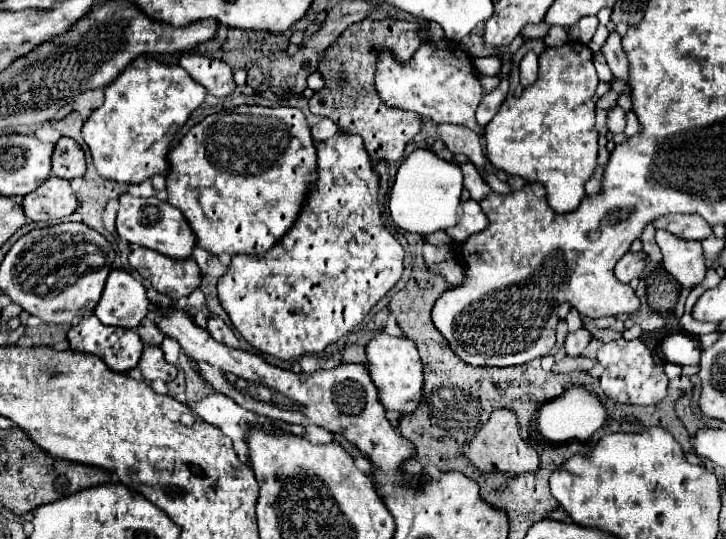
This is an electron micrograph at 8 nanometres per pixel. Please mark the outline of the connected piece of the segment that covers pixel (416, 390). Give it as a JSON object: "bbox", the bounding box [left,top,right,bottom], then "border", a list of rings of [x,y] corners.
{"bbox":[365,331,423,413],"border":[[[381,331],[367,343],[365,353],[367,369],[379,391],[379,401],[383,403],[383,407],[399,413],[413,413],[419,405],[423,389],[423,365],[415,343],[407,337],[391,337]]]}

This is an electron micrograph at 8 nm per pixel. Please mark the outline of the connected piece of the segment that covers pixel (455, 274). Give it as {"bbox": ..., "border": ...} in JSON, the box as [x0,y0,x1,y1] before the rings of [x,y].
{"bbox":[429,259,465,285],"border":[[[447,259],[447,261],[431,265],[429,271],[433,271],[435,275],[443,275],[449,285],[459,285],[463,281],[463,271],[465,269],[457,259]]]}

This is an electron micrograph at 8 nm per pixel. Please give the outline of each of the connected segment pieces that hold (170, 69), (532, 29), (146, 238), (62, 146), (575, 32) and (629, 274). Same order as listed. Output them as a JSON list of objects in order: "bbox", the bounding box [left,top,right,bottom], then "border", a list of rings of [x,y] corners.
[{"bbox":[83,59,205,183],"border":[[[149,59],[147,69],[127,67],[107,89],[105,103],[95,109],[87,123],[83,125],[83,139],[91,149],[93,163],[101,177],[117,181],[117,183],[141,183],[153,175],[165,175],[169,171],[167,153],[171,149],[171,141],[165,139],[169,133],[175,133],[185,125],[189,115],[203,103],[205,87],[195,83],[179,65],[163,65],[155,59]]]},{"bbox":[521,21,549,41],"border":[[[541,21],[539,25],[529,25],[529,27],[525,27],[525,29],[521,31],[521,37],[523,37],[523,41],[543,39],[543,37],[547,35],[547,31],[549,31],[549,25],[547,25],[545,21]]]},{"bbox":[117,193,195,259],"border":[[[129,193],[119,197],[119,213],[117,213],[117,233],[127,243],[135,243],[147,249],[153,249],[165,257],[171,259],[187,259],[193,253],[195,247],[195,235],[187,223],[187,219],[181,215],[181,211],[167,201],[159,201],[157,197],[143,199],[133,197]]]},{"bbox":[53,137,85,179],"border":[[[61,137],[53,153],[53,175],[61,179],[75,179],[85,175],[85,153],[77,141]]]},{"bbox":[569,15,599,45],"border":[[[593,15],[583,17],[583,19],[581,19],[581,23],[577,23],[577,25],[573,25],[573,27],[571,27],[571,31],[569,31],[569,39],[571,39],[571,41],[579,41],[579,43],[589,45],[591,37],[595,35],[597,25],[599,25],[597,17],[593,17]]]},{"bbox":[615,251,645,283],"border":[[[629,251],[623,259],[619,259],[617,267],[615,267],[615,277],[621,281],[621,283],[629,283],[631,279],[639,277],[641,271],[645,267],[645,253],[633,253]]]}]

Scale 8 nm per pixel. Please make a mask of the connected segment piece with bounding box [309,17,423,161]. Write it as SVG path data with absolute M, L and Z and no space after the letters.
M365 19L351 25L329 49L319 65L325 77L325 87L309 99L309 109L315 115L327 117L341 127L343 133L363 137L365 149L371 159L403 159L405 145L421 131L423 117L411 111L391 109L375 89L375 67L379 53L389 49L399 61L409 61L421 41L415 35L415 25L399 19Z

